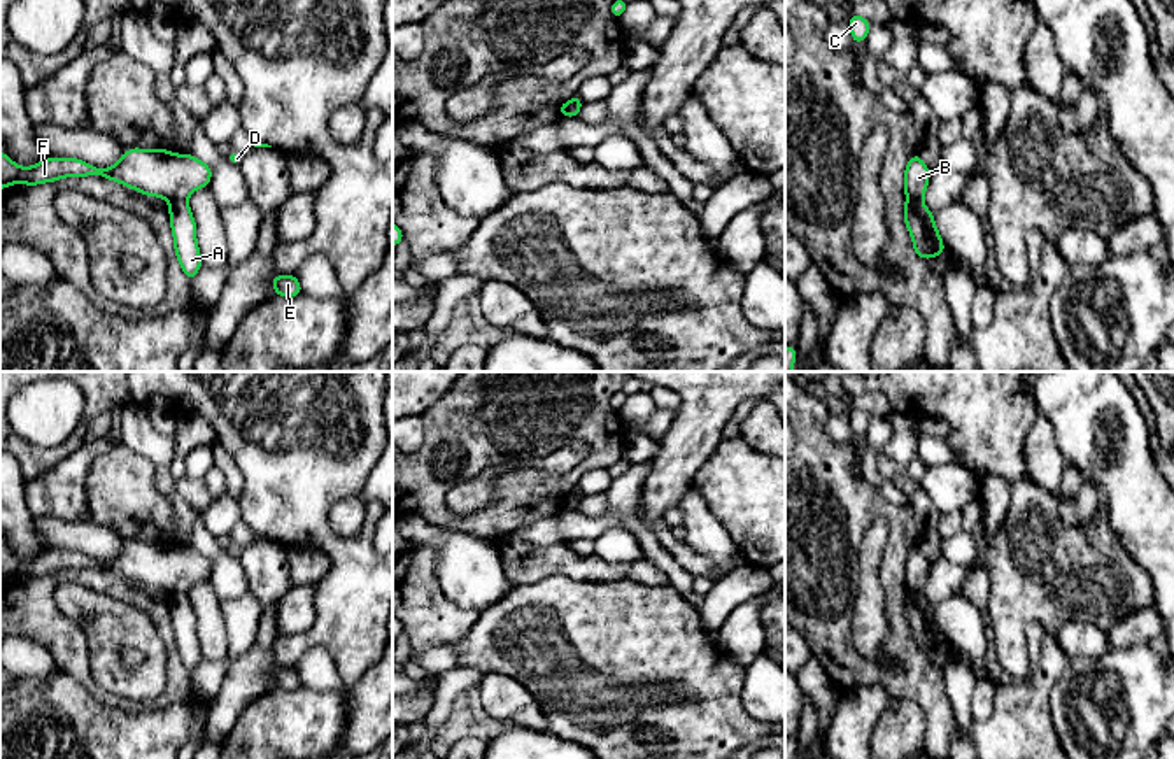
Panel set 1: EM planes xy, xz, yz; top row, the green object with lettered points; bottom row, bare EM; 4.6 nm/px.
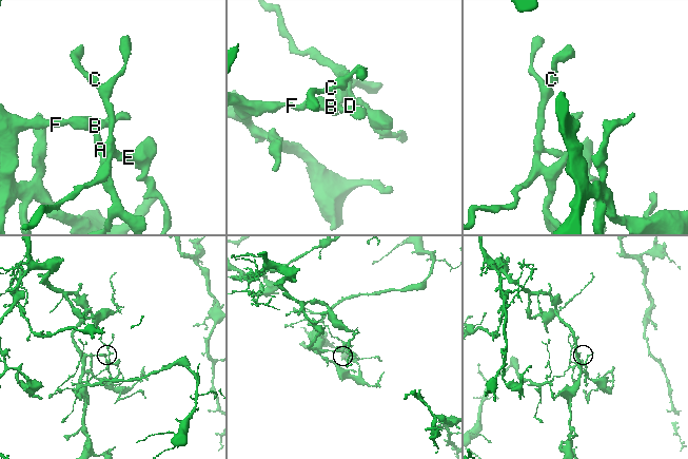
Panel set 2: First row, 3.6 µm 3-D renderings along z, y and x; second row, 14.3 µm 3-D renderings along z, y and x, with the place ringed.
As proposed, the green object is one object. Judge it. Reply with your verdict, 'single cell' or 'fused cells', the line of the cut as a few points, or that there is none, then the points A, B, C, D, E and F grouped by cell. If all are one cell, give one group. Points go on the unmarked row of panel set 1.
fused cells | xy (186, 591), (170, 595) | A C E / B D F

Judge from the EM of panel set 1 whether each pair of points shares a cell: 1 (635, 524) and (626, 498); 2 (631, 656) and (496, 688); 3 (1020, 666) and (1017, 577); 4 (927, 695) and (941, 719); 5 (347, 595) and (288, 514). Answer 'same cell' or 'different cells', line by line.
1: same cell
2: different cells
3: same cell
4: same cell
5: same cell

